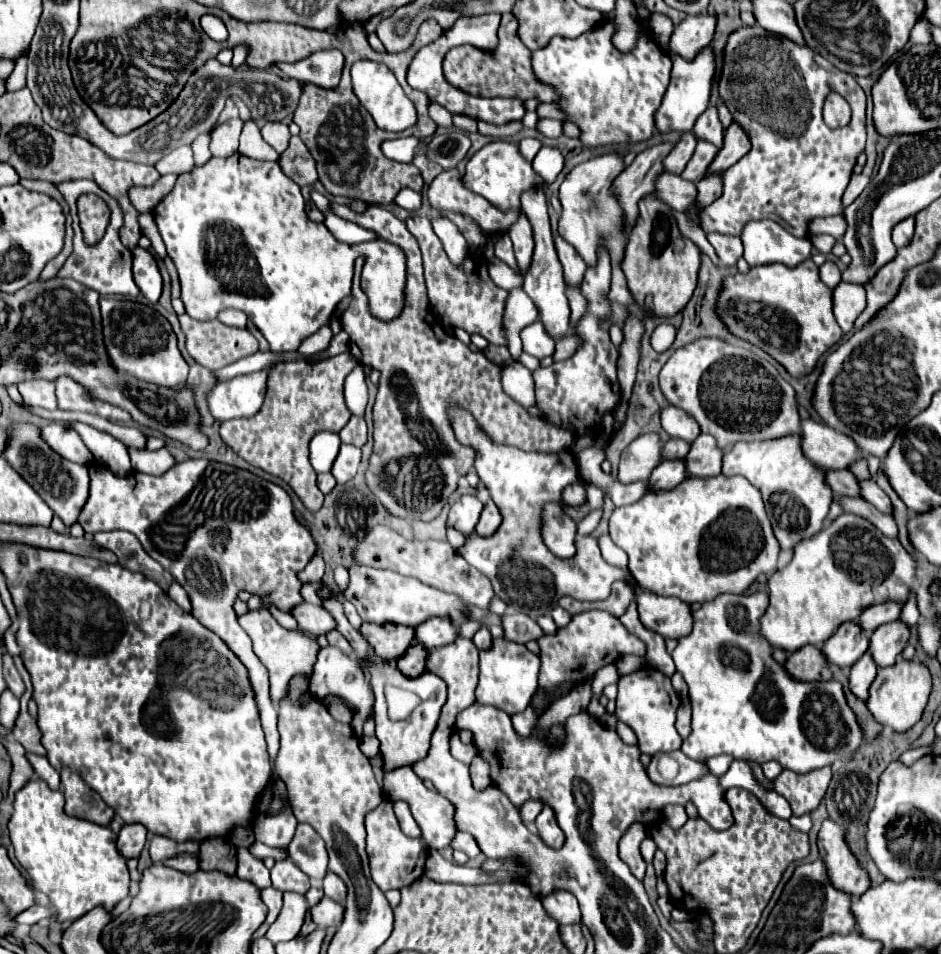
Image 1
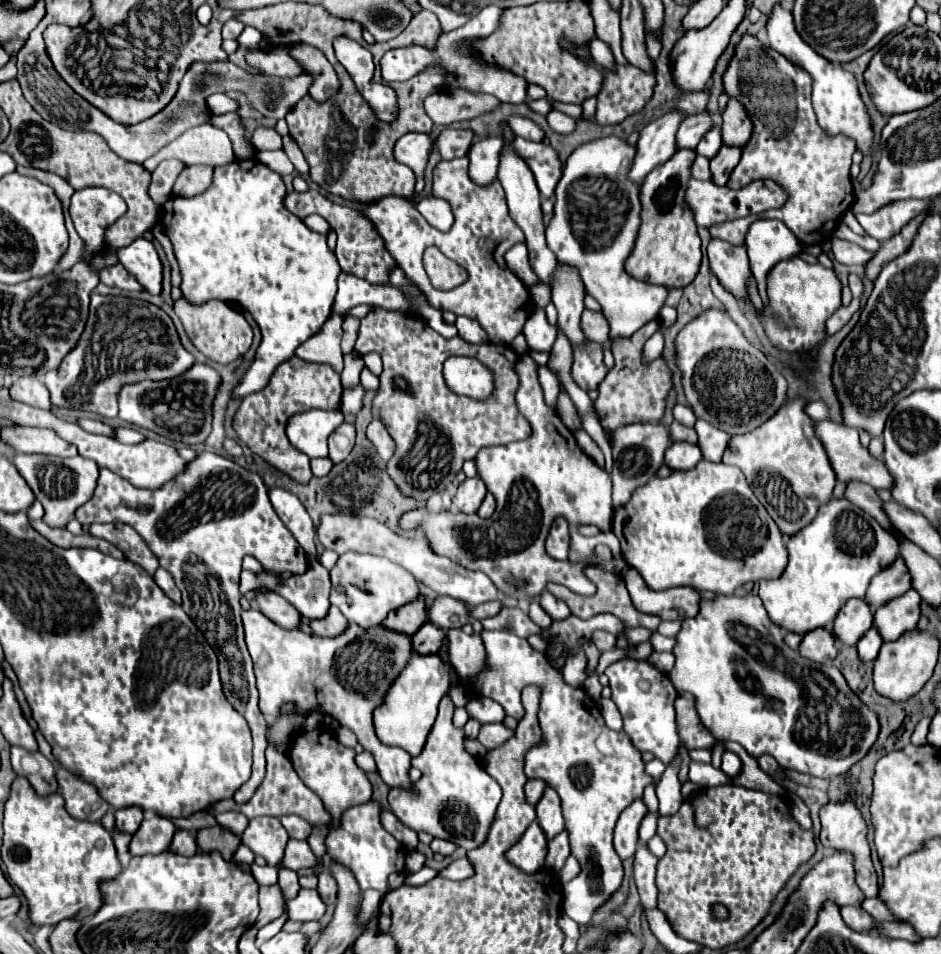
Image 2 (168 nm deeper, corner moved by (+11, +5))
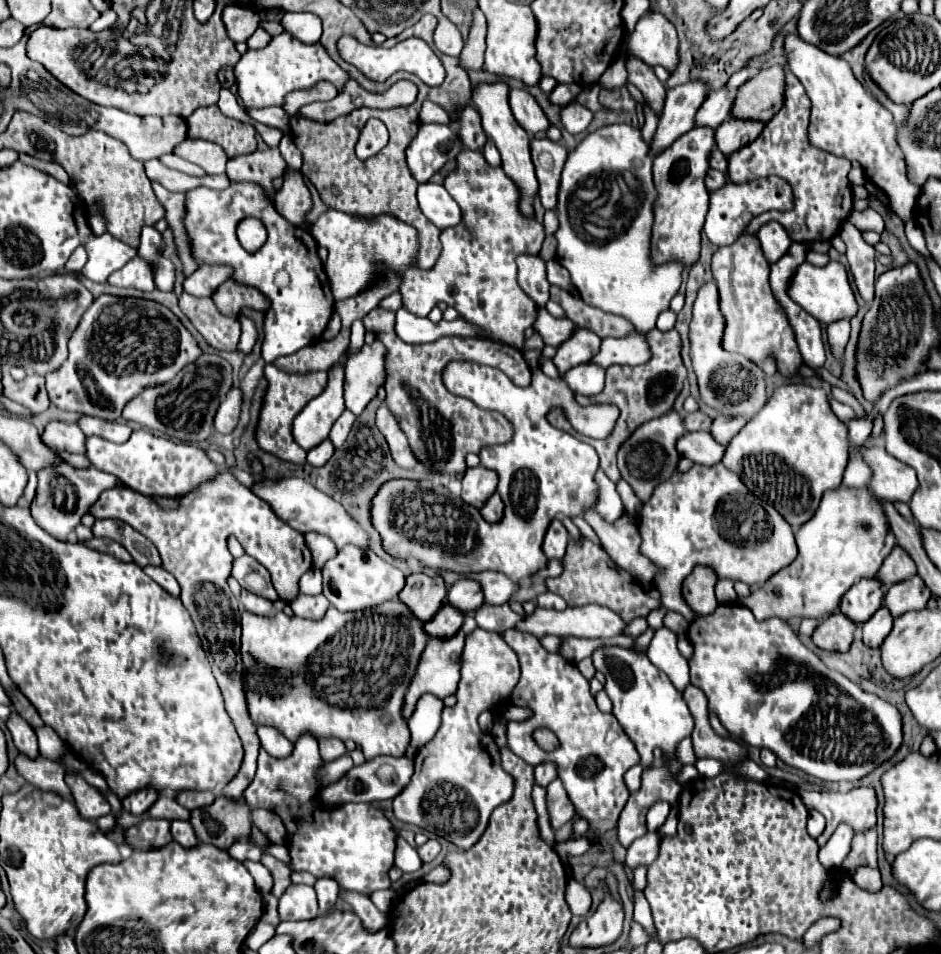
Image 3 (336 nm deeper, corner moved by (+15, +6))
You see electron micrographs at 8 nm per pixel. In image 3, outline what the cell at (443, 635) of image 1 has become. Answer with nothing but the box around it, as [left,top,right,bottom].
[447,582,483,614]

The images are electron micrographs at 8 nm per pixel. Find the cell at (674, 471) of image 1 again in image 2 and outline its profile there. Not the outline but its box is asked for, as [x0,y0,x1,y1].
[665,443,703,471]

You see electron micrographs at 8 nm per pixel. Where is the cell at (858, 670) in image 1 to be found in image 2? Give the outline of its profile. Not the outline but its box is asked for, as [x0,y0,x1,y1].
[857,627,883,661]

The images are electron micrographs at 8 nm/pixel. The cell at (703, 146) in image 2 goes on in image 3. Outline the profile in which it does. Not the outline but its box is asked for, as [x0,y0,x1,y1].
[709,150,727,172]

